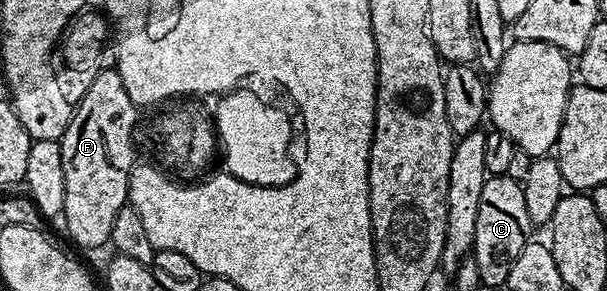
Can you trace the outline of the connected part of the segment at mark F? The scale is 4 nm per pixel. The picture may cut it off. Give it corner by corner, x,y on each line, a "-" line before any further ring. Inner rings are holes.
116,69
100,72
96,81
88,85
88,93
74,107
74,116
68,120
66,131
60,136
62,160
64,161
64,209
66,231
82,247
106,247
110,242
112,224
116,213
127,206
130,194
130,170
136,165
134,159
134,122
138,119
139,108
128,97
124,81

